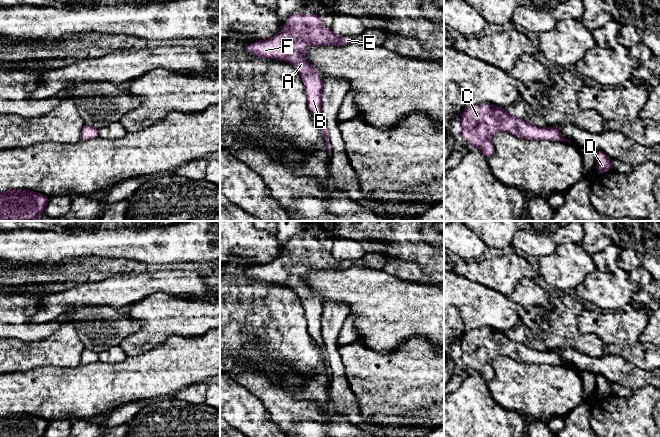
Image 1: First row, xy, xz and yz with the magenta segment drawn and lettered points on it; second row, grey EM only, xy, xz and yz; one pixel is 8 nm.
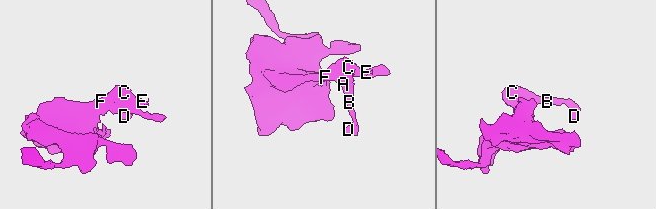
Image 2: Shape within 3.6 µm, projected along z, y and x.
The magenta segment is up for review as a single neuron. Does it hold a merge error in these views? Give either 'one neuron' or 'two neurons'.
one neuron

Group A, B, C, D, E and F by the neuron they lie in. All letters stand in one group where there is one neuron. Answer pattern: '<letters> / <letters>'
A B C D E F

